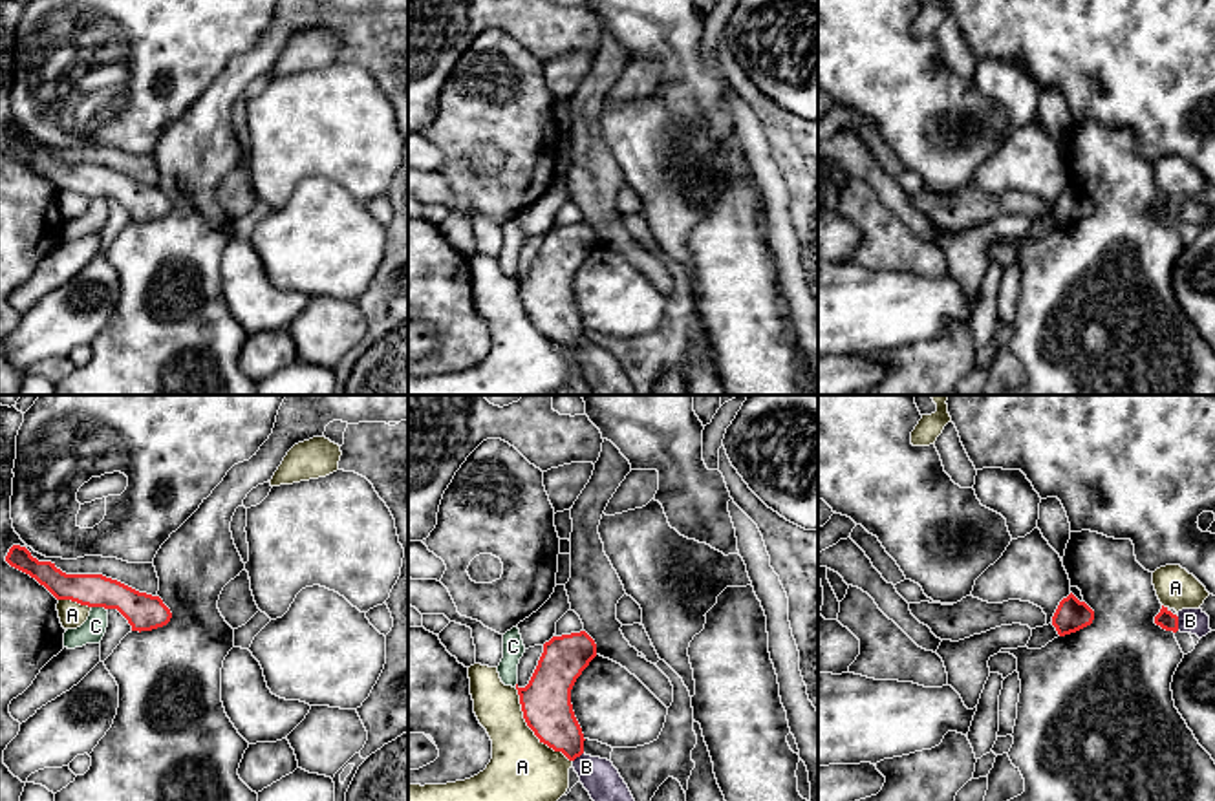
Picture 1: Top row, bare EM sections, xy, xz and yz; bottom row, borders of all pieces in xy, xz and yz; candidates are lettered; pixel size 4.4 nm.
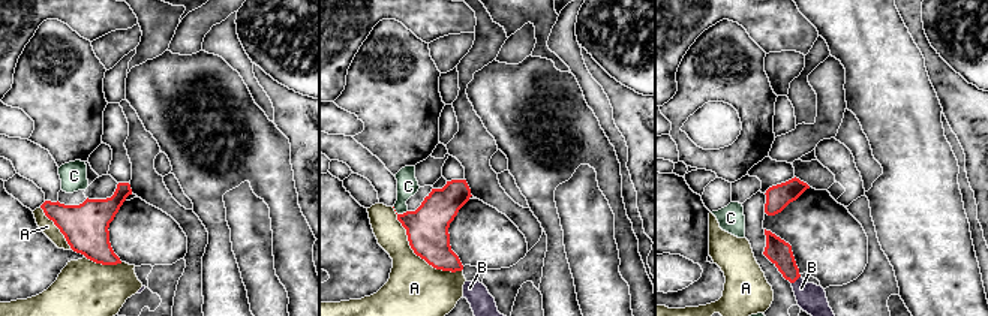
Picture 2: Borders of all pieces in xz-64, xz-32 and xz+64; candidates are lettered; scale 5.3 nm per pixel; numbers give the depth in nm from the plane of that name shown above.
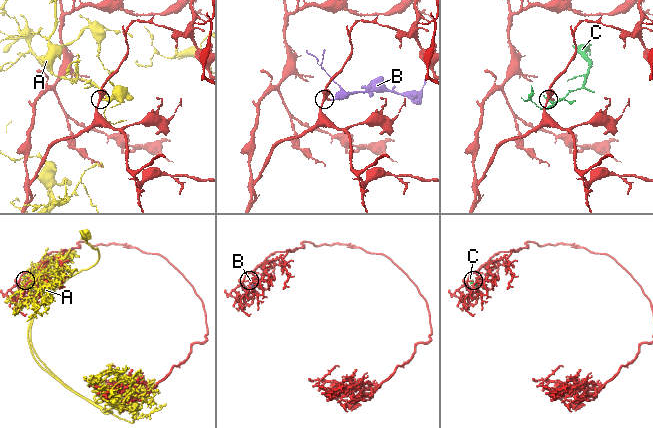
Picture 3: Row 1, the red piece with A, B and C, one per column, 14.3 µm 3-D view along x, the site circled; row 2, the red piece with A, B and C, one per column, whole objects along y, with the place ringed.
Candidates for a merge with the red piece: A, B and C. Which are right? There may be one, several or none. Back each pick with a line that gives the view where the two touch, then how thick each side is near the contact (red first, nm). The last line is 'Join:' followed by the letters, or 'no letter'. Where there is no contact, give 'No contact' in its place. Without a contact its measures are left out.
B: Touches red in yz. Thickness 80 nm (red) against 110 nm
Join: B

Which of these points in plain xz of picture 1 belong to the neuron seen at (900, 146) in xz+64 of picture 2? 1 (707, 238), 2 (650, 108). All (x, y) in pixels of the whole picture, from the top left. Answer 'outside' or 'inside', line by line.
1: inside
2: outside

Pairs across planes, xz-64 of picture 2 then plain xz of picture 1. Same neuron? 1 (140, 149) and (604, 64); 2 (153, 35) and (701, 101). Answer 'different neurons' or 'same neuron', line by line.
1: same neuron
2: different neurons

